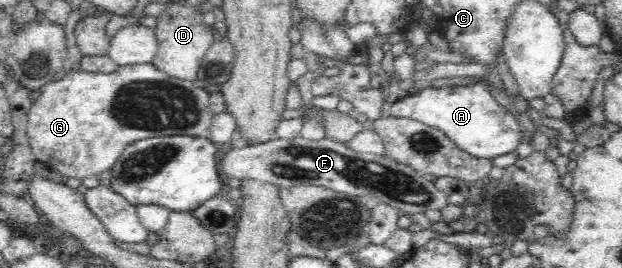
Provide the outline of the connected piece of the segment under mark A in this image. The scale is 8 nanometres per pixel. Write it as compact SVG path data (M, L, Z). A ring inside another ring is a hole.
M484 83L463 86L426 87L418 94L407 94L390 106L392 116L412 118L444 132L458 148L476 158L492 160L521 146L523 131L514 115L502 108Z

